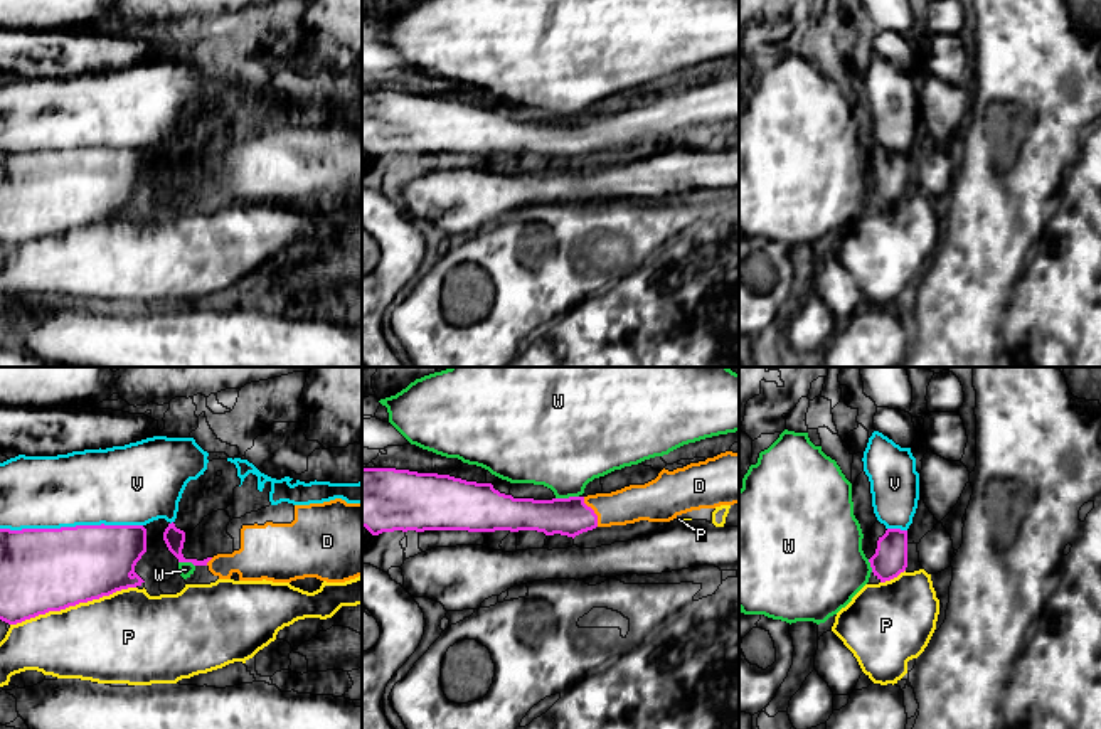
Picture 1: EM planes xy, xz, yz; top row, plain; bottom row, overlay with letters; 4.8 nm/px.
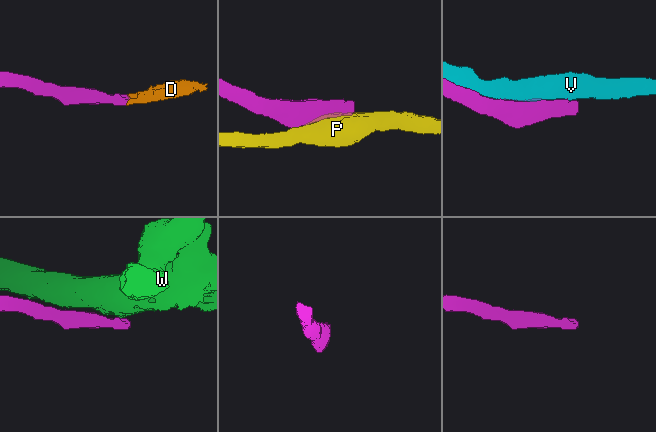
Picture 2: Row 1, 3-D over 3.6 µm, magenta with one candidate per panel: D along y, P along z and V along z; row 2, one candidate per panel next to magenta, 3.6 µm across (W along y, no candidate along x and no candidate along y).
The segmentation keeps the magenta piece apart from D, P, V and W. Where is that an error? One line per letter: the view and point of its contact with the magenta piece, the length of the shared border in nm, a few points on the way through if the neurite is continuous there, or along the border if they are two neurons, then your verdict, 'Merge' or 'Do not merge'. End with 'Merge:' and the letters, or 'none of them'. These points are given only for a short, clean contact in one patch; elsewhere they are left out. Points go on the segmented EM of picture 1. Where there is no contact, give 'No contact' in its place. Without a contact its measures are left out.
D: Touches magenta at xz (593, 512). Shared border 160 nm. Path across: xz (571, 516), (593, 512), (632, 504). Merge
P: Touches magenta at xy (73, 605). Shared border 650 nm. Do not merge
V: Touches magenta at xy (71, 527). Shared border 700 nm. Do not merge
W: Touches magenta at xz (566, 499). Shared border 110 nm. Boundary: xz (578, 495), (556, 499). Do not merge
Merge: D

